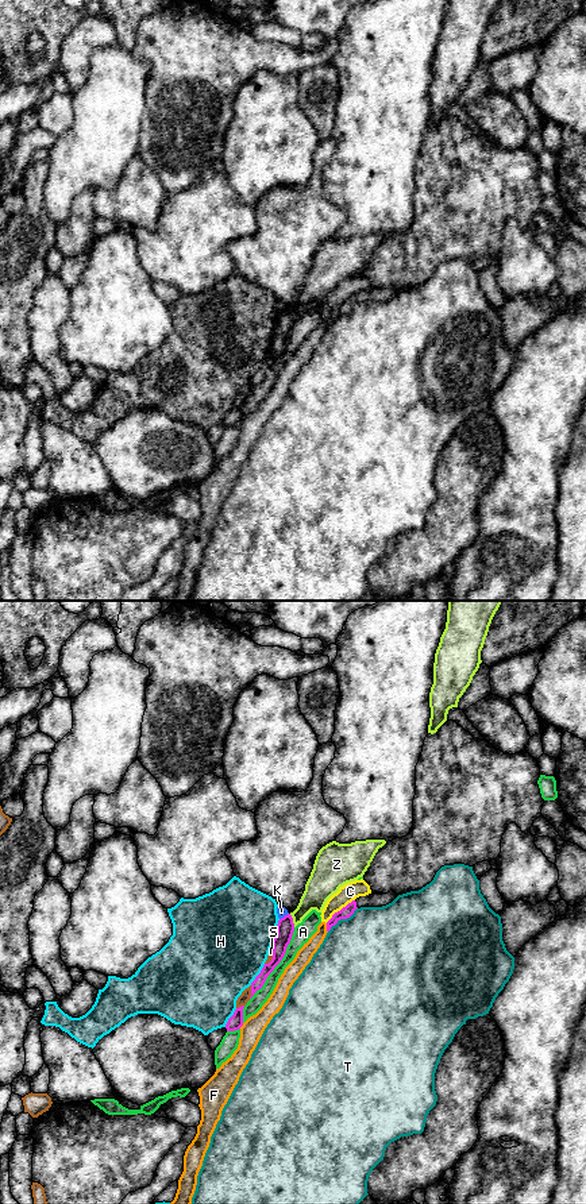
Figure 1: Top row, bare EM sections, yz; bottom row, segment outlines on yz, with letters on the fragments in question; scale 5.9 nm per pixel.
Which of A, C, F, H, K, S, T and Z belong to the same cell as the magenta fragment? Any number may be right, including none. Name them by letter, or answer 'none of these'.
none of these

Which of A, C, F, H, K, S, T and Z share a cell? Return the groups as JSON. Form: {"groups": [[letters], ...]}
{"groups": [["A"], ["C", "F"], ["H"], ["K"], ["S"], ["T"], ["Z"]]}

